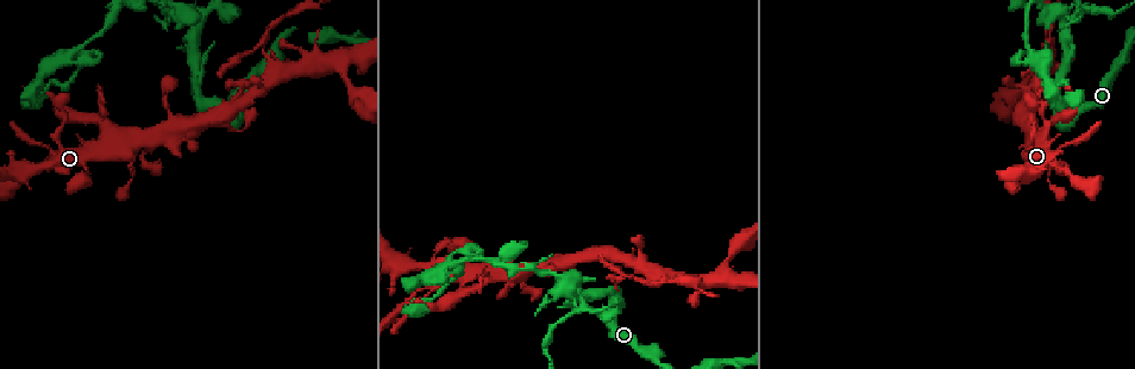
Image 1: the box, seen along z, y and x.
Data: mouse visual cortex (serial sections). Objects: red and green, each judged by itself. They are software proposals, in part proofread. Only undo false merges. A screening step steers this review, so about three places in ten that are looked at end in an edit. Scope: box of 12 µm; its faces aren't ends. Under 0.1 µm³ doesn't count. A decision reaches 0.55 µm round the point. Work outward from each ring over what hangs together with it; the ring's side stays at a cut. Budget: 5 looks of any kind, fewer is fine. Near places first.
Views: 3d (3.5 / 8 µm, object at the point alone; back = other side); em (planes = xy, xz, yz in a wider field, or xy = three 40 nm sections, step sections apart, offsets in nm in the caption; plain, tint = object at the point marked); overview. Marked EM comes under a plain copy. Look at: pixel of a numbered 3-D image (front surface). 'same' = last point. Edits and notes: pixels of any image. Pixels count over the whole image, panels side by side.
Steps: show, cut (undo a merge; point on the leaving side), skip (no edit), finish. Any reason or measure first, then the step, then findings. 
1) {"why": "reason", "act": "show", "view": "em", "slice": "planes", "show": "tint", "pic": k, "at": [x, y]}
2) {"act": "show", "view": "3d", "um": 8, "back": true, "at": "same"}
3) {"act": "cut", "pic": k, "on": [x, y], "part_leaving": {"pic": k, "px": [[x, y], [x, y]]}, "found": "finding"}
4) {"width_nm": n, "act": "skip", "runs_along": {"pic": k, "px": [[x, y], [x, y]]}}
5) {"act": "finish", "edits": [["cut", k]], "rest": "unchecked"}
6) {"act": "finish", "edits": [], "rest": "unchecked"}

{"why": "narrows sharply", "act": "show", "view": "3d", "um": 3.5, "pic": 1, "at": [102, 121]}

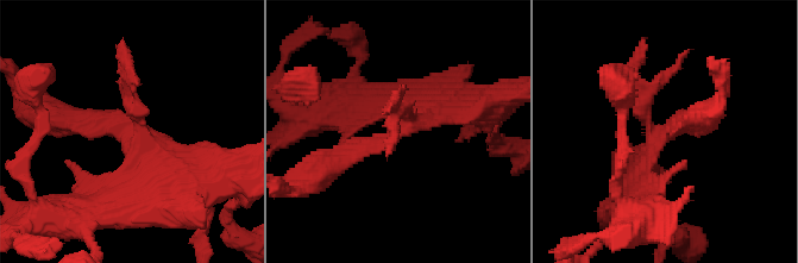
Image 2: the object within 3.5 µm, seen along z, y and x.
{"act": "show", "view": "em", "slice": "planes", "show": "tint", "pic": 2, "at": [127, 130]}

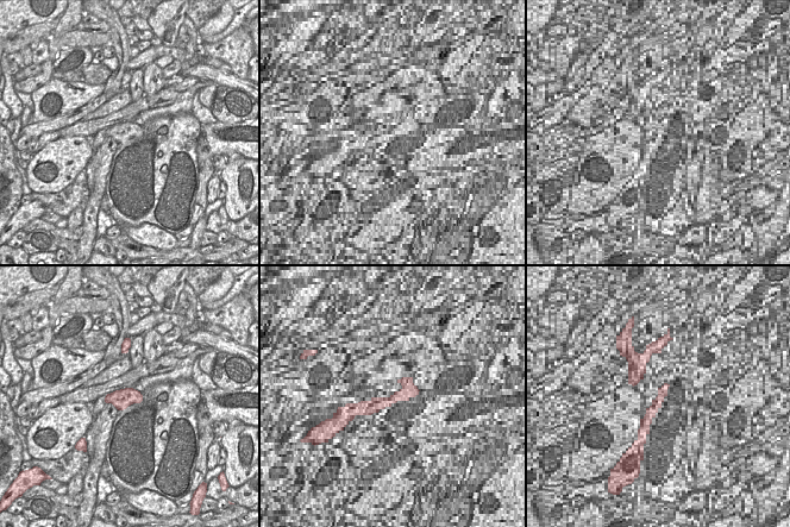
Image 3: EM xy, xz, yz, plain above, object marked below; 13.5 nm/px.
{"act": "skip", "runs_along": {"pic": 2, "px": [[148, 194], [137, 139], [56, 117]]}, "found": "all the same cell"}

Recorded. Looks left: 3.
{"why": "narrows sharply", "act": "show", "view": "3d", "um": 3.5, "pic": 1, "at": [37, 168]}

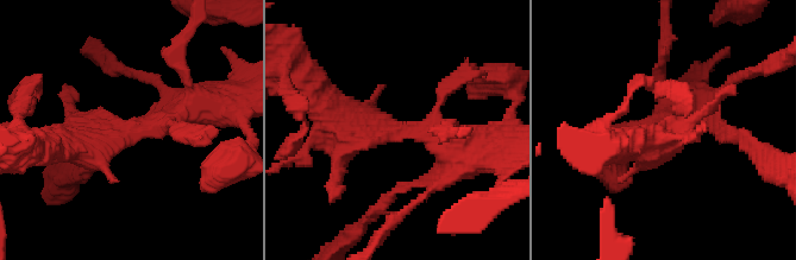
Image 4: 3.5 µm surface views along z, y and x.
{"why": "shape alone is not enough", "act": "show", "view": "em", "slice": "xy", "step": 2, "show": "tint", "pic": 4, "at": [392, 131]}

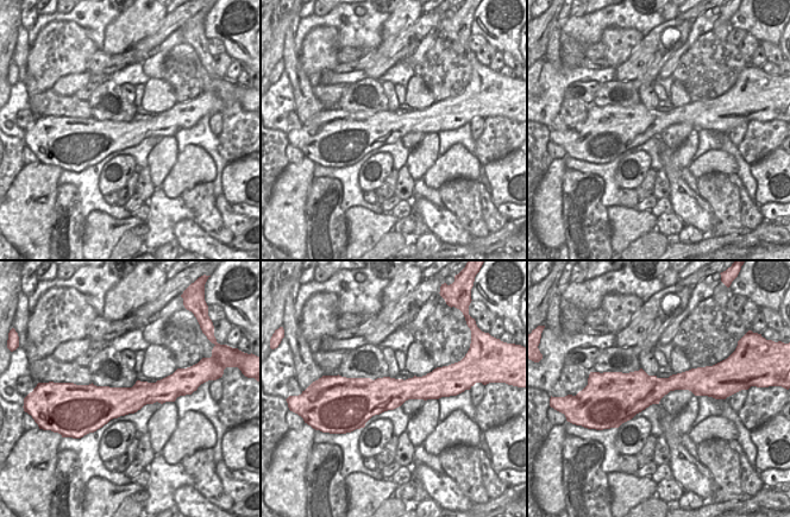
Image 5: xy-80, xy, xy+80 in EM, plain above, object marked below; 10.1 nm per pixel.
{"act": "skip", "runs_along": {"pic": 5, "px": [[76, 390], [86, 397], [179, 392]]}, "found": "all the same cell"}

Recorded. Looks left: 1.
{"act": "finish", "edits": [], "rest": "unchecked"}

